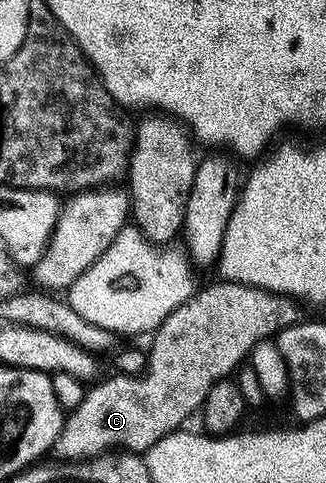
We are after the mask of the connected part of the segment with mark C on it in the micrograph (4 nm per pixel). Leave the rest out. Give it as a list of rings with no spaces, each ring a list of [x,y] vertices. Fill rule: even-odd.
[[[217,280],[211,286],[195,289],[195,292],[188,301],[180,304],[180,308],[176,308],[167,316],[164,321],[158,326],[157,330],[153,331],[152,338],[154,343],[148,347],[149,358],[147,360],[145,372],[141,374],[124,374],[119,372],[112,373],[111,378],[103,377],[101,380],[95,381],[89,387],[84,396],[84,400],[80,400],[80,404],[75,410],[69,411],[65,415],[62,423],[62,431],[57,440],[54,441],[54,448],[52,451],[53,457],[58,460],[65,460],[68,462],[81,462],[87,458],[96,458],[99,454],[105,454],[113,451],[115,448],[121,448],[126,452],[145,452],[152,448],[152,444],[156,444],[164,436],[173,434],[174,431],[183,429],[187,425],[186,422],[190,417],[197,415],[203,409],[206,397],[212,390],[212,386],[220,381],[222,378],[229,378],[235,373],[249,359],[251,350],[258,341],[266,339],[273,339],[279,331],[287,330],[289,326],[294,325],[303,317],[302,310],[297,301],[288,294],[273,294],[271,290],[265,290],[259,286],[249,286],[248,284],[240,284],[239,282],[227,282],[225,280]]]

